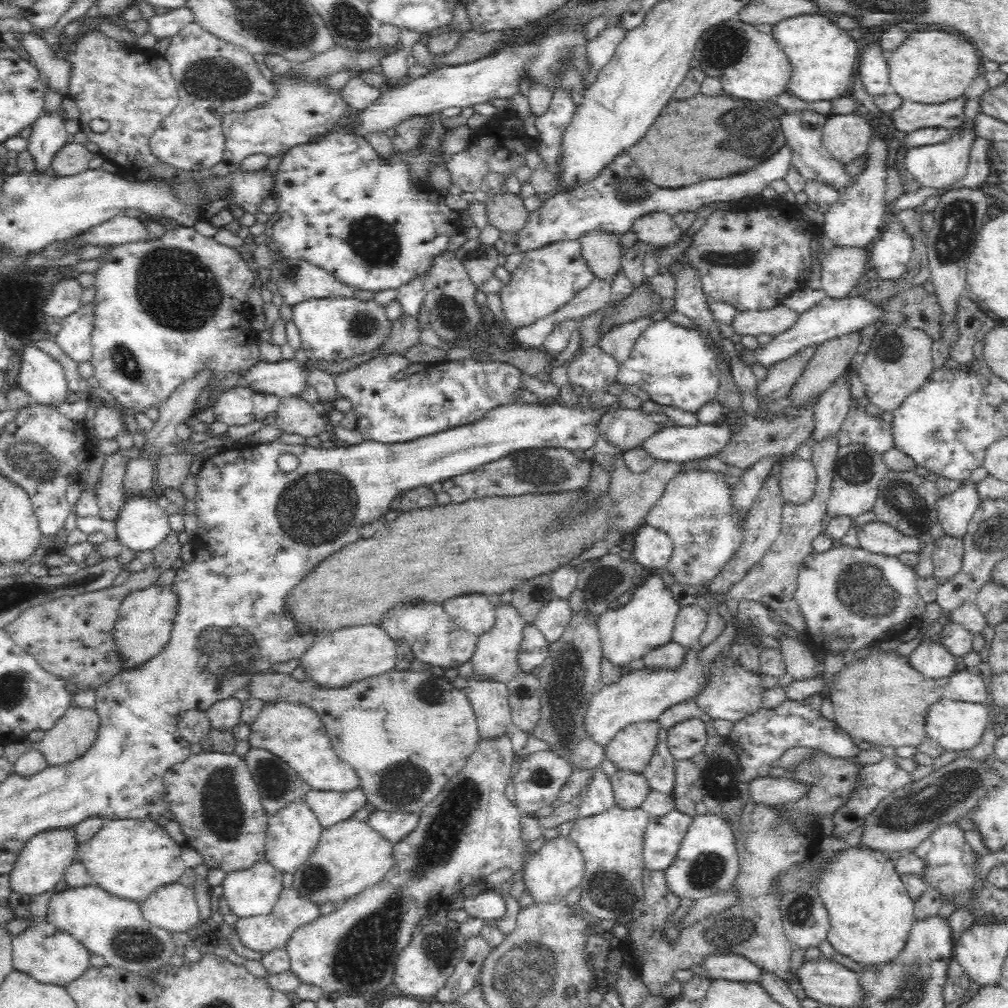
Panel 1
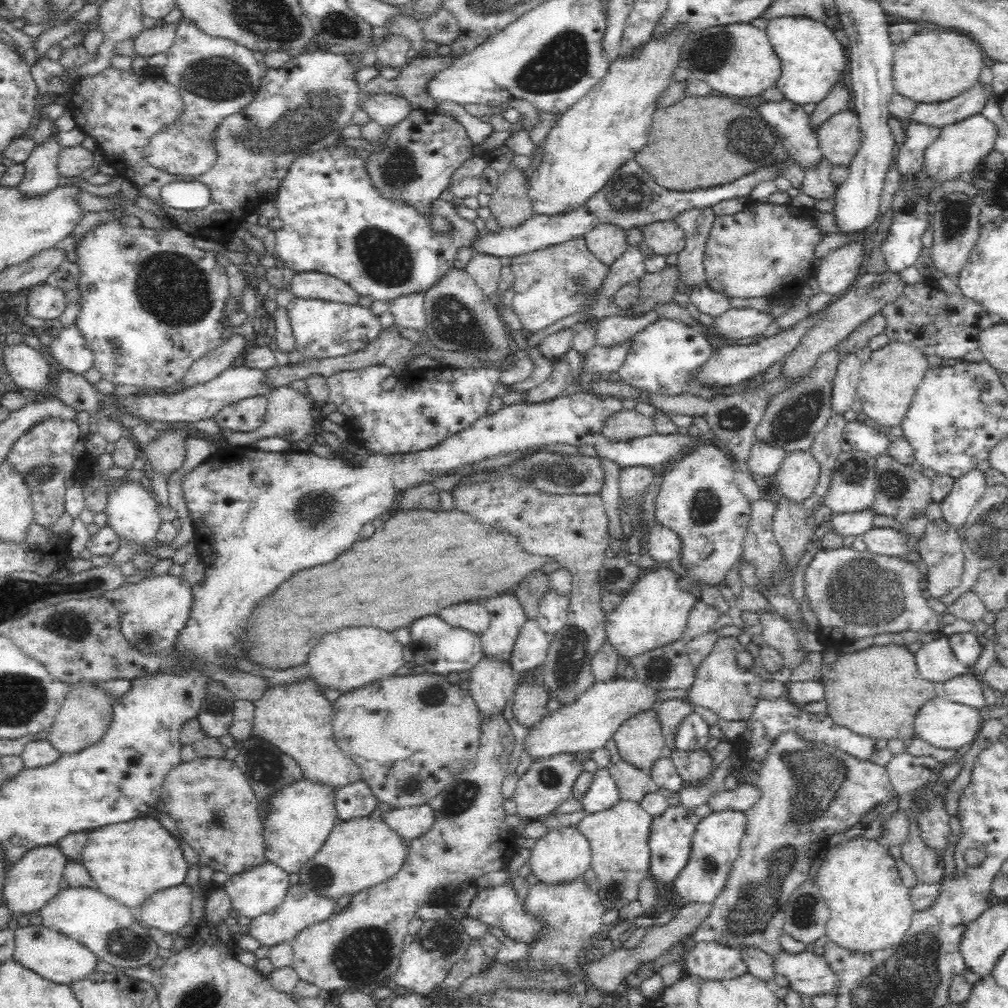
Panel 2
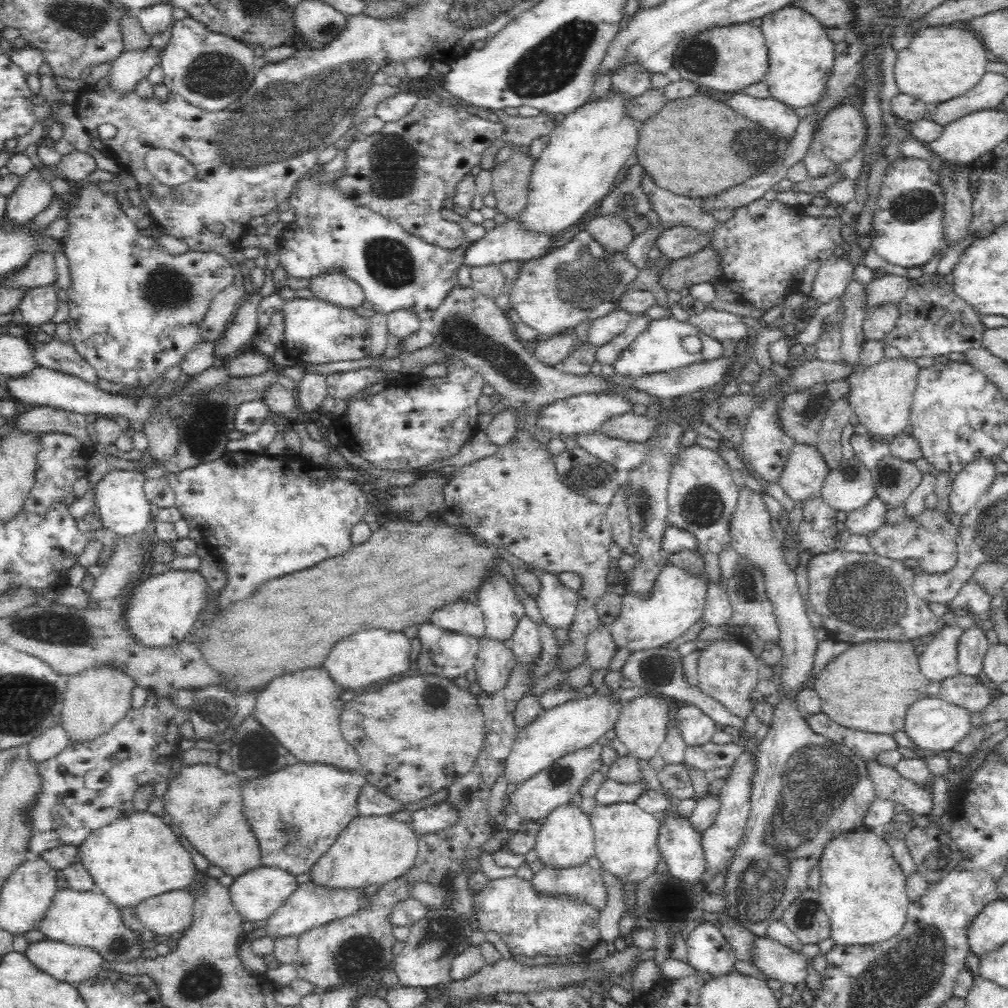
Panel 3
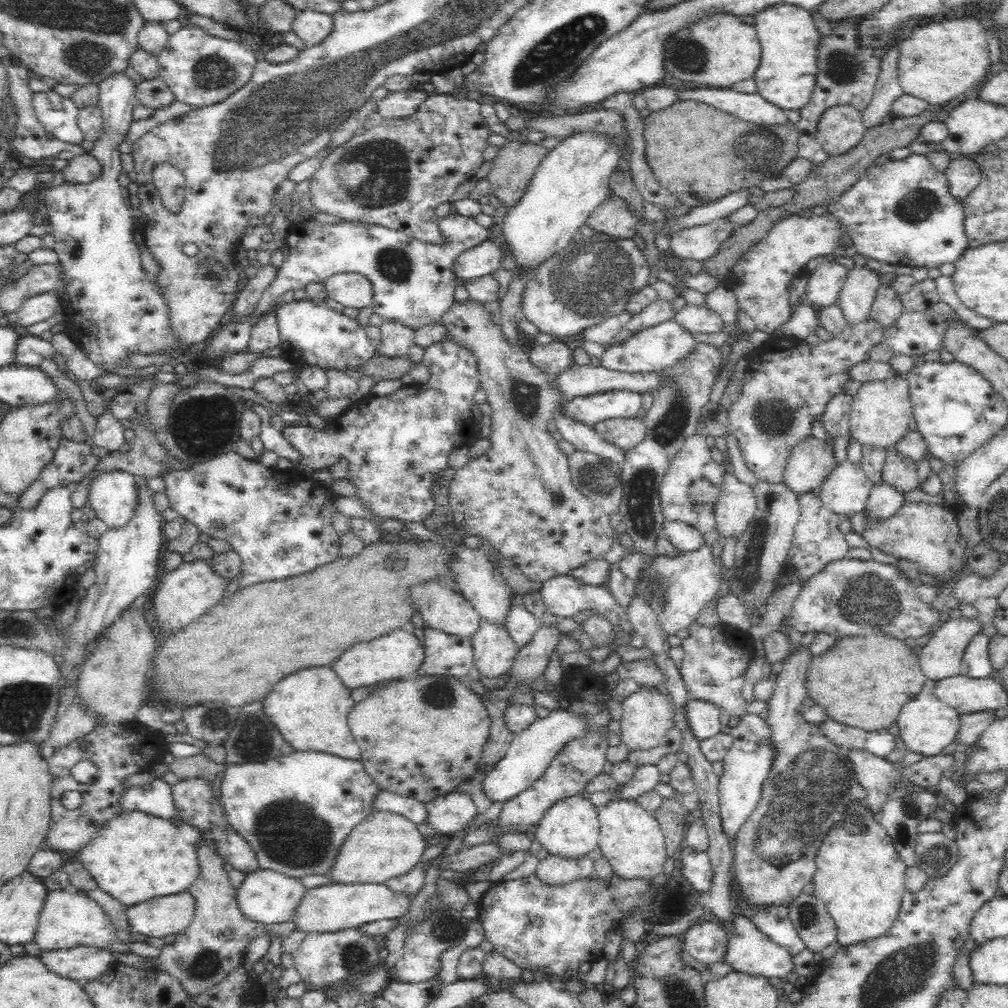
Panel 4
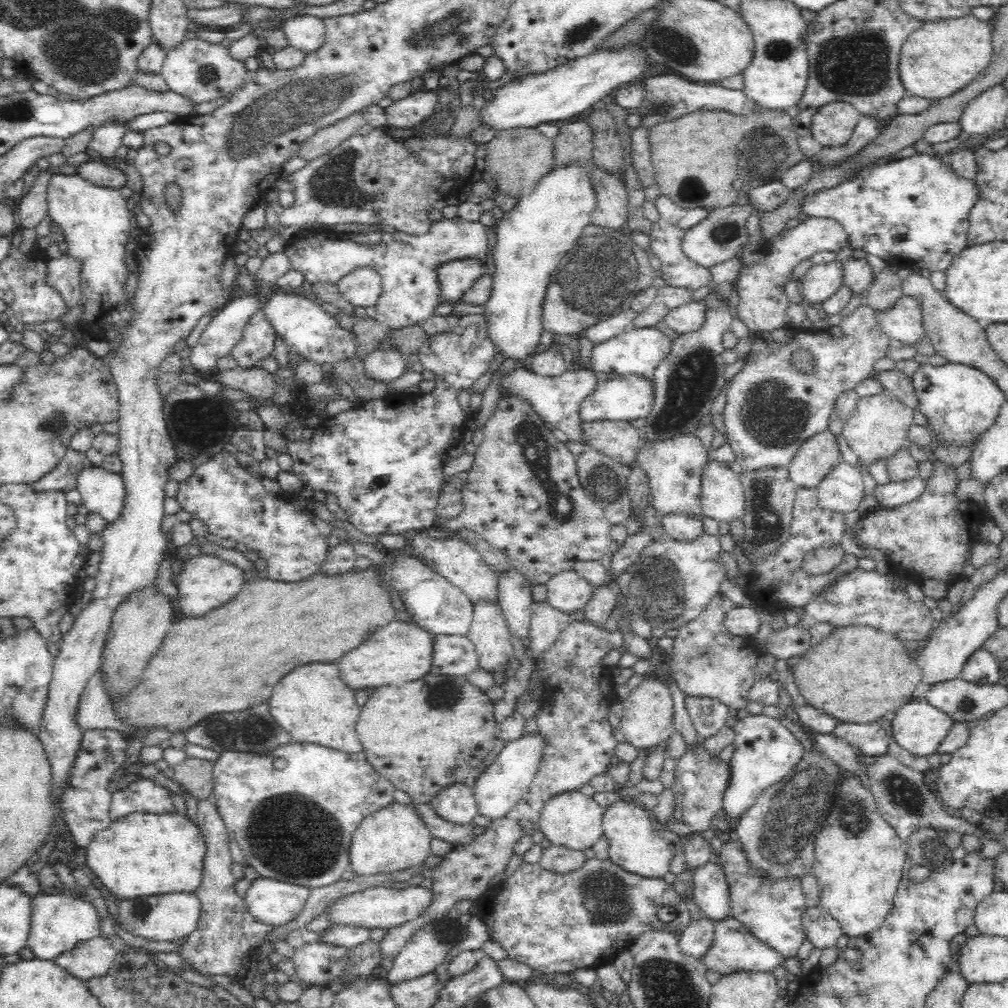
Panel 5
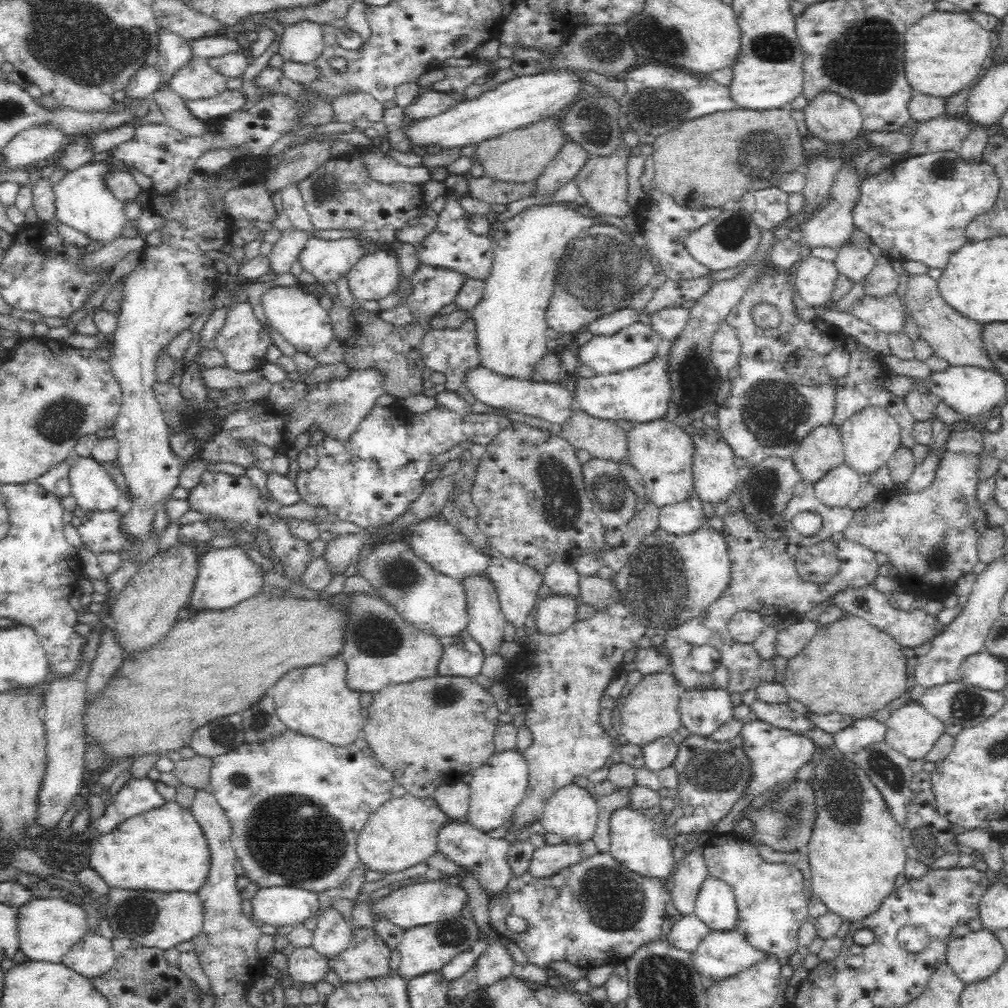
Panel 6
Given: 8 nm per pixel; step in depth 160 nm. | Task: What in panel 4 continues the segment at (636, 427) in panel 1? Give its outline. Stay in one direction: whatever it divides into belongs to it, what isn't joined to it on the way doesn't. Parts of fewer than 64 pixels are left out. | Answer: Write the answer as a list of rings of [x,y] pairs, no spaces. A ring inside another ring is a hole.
[[[618,418],[594,424],[594,431],[606,442],[622,453],[631,452],[644,441],[646,427],[638,418]]]

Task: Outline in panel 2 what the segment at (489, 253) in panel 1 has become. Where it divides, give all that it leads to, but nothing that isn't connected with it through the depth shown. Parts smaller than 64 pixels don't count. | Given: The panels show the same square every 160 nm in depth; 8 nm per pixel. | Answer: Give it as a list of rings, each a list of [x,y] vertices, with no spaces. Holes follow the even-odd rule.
[[[473,254],[464,270],[469,277],[485,292],[486,296],[498,292],[500,284],[500,269],[502,264],[495,256]]]

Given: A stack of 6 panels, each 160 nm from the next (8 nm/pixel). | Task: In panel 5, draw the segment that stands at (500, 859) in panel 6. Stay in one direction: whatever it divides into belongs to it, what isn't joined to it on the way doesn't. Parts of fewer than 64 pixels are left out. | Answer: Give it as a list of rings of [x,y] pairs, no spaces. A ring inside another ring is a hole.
[[[414,803],[421,812],[422,820],[430,829],[432,836],[438,840],[444,840],[452,848],[458,846],[470,846],[476,840],[476,832],[472,829],[472,824],[456,824],[444,820],[436,813],[429,804]]]

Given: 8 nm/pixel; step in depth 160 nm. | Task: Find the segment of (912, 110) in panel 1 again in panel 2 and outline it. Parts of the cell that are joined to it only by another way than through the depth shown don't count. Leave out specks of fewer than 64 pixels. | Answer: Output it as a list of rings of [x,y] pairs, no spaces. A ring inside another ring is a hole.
[[[974,84],[962,94],[938,103],[917,103],[910,121],[943,127],[964,120],[967,116],[983,113],[994,94],[993,84]]]

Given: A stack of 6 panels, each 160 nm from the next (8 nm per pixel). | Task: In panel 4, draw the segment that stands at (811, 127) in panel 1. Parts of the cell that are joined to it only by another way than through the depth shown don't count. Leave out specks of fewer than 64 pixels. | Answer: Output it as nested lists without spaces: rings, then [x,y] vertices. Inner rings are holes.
[[[676,88],[675,102],[694,100],[724,110],[746,122],[758,124],[782,124],[788,121],[784,111],[764,100],[758,93],[744,93],[730,88]]]

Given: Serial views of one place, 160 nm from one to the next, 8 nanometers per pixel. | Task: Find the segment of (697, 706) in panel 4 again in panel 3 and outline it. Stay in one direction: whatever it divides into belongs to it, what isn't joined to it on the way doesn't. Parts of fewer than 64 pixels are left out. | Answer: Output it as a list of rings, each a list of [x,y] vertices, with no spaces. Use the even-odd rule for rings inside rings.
[[[681,704],[677,708],[677,726],[687,746],[696,746],[710,741],[719,725],[701,708],[694,704]]]

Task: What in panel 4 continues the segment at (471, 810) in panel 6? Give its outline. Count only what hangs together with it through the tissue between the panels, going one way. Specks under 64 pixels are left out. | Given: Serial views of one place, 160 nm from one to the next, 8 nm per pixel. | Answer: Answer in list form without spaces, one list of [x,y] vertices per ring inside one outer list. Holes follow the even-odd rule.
[[[564,709],[551,711],[548,716],[537,718],[524,730],[514,733],[506,754],[494,763],[482,781],[482,789],[492,804],[504,804],[530,788],[548,768],[550,761],[566,741],[579,737],[584,730],[583,720]]]

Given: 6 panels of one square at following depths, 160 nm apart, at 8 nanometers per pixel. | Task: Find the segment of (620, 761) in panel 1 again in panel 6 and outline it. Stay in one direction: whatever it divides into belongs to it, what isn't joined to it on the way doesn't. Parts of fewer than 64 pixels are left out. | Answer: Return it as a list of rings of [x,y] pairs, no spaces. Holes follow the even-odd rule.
[[[672,671],[660,674],[643,675],[638,684],[632,686],[630,694],[619,706],[620,734],[627,738],[628,743],[644,746],[657,738],[670,735],[681,726],[678,704],[681,696],[681,686]]]

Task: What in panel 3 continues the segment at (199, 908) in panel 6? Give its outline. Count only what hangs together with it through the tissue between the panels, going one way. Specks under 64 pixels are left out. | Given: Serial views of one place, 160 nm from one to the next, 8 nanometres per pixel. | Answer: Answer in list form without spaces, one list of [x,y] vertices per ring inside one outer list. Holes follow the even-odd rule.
[[[182,889],[144,900],[134,910],[140,924],[154,936],[170,936],[190,926],[193,905],[193,897]]]

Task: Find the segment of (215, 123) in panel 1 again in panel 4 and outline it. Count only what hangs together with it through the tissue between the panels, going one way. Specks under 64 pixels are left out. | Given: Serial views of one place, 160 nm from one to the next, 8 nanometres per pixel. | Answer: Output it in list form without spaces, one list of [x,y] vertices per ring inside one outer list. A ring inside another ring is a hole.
[[[182,26],[176,32],[169,34],[166,46],[157,57],[157,61],[161,80],[172,90],[177,100],[193,108],[218,104],[230,94],[237,92],[250,82],[257,63],[254,51],[241,41],[218,38],[197,26]],[[160,164],[152,170],[152,178],[164,208],[171,214],[180,215],[187,188],[182,173],[169,164]]]

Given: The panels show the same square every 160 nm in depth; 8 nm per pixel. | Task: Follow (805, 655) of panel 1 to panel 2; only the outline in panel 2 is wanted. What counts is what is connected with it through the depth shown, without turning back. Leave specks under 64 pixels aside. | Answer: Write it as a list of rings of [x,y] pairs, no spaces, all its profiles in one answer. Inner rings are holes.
[[[772,610],[759,612],[762,640],[764,644],[776,649],[783,658],[783,666],[791,671],[801,664],[804,655],[798,650],[798,645],[787,620],[774,614]]]

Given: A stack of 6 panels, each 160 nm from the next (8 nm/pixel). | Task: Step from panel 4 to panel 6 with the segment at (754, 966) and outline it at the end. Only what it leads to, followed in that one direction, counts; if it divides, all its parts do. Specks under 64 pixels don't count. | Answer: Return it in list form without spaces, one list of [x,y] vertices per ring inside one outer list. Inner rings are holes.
[[[738,930],[711,931],[691,952],[694,969],[702,978],[720,981],[758,964],[766,954],[746,943]]]

